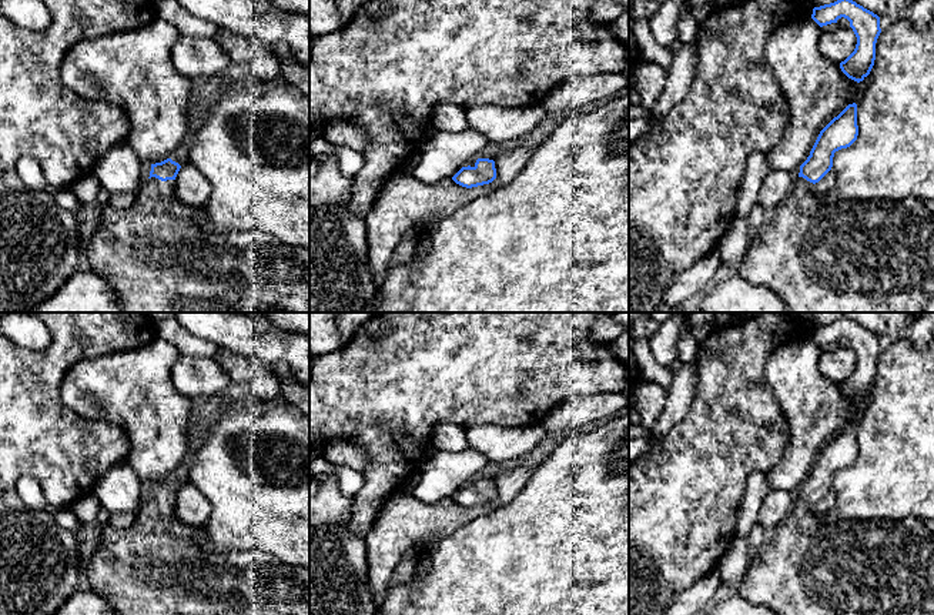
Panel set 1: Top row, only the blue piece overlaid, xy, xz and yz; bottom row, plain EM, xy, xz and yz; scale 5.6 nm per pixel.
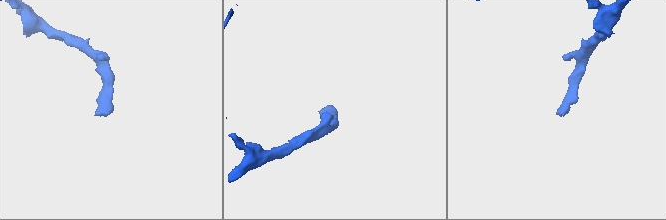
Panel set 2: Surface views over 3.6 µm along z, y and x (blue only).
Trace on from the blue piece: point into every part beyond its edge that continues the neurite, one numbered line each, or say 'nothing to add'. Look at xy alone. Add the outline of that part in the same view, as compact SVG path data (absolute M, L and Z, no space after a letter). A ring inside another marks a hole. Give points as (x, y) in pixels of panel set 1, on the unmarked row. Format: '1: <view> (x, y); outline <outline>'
1: xy (158, 565); outline M155 497L147 498L138 511L131 517L128 528L117 529L108 525L101 528L103 537L93 556L86 564L86 572L91 591L104 598L117 615L309 615L309 571L301 566L282 562L275 555L261 549L218 549L207 537L204 528L180 522L174 517L175 499L161 501Z

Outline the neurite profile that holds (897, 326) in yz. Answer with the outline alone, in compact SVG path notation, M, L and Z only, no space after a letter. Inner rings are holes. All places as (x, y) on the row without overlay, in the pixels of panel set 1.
M843 312L878 337L887 335L893 341L907 340L915 348L925 348L934 335L934 312L913 318L910 312Z

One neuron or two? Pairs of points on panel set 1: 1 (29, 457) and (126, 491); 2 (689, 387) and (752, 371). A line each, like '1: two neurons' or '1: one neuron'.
1: two neurons
2: two neurons

